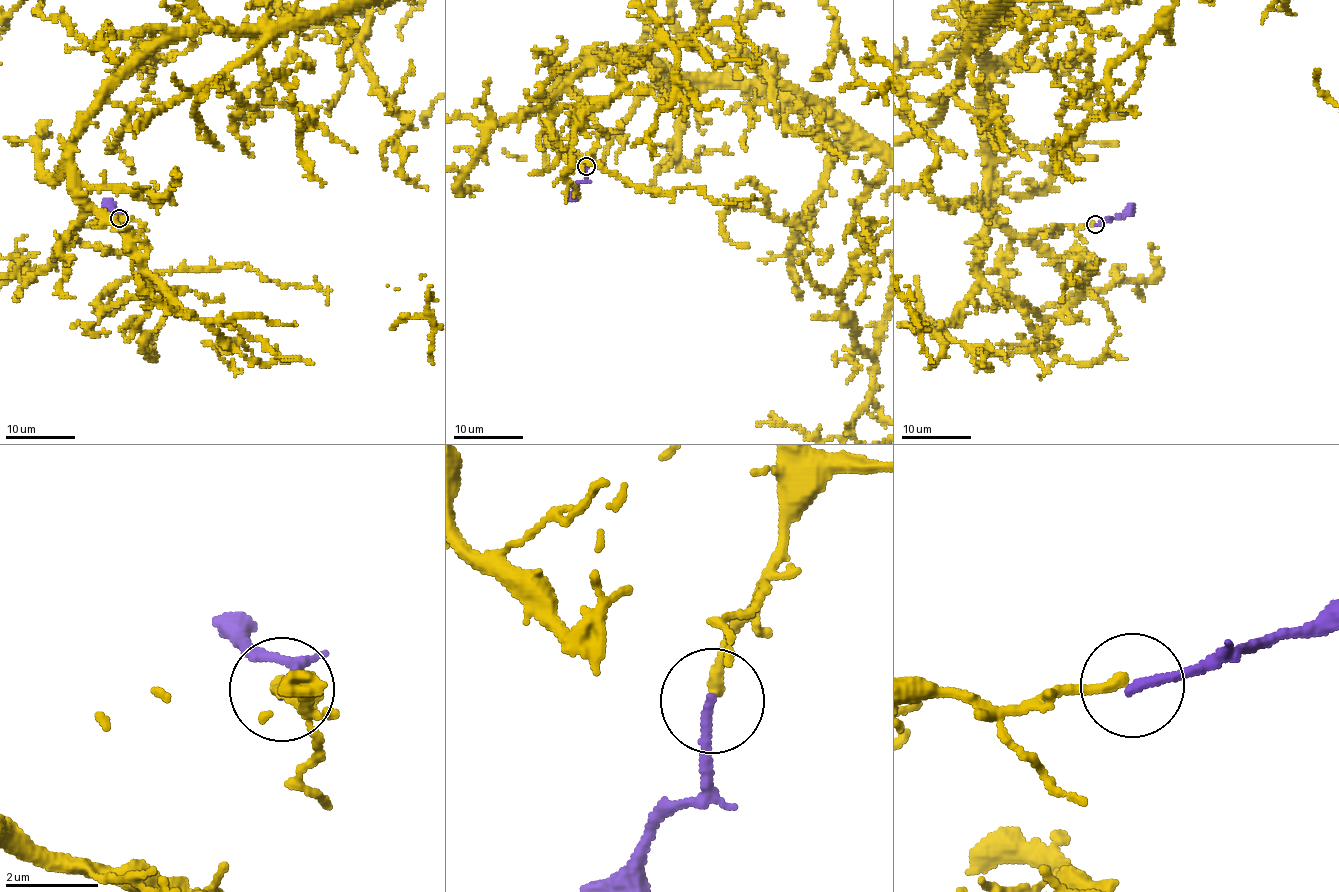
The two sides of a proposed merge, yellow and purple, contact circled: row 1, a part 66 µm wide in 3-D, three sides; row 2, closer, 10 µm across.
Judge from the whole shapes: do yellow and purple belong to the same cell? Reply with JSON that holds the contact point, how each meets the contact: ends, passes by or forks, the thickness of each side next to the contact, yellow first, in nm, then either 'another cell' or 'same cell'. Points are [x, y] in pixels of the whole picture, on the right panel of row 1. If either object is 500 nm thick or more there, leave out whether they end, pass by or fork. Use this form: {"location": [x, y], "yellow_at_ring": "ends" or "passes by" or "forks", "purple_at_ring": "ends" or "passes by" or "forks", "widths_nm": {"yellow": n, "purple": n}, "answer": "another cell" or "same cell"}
{"location": [1095, 224], "yellow_at_ring": "ends", "purple_at_ring": "ends", "widths_nm": {"yellow": 240, "purple": 200}, "answer": "another cell"}

